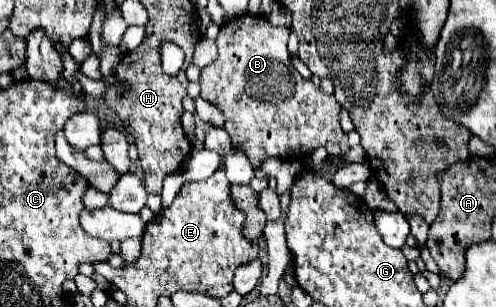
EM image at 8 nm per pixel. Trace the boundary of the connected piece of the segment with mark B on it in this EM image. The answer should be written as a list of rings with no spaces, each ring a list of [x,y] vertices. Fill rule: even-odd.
[[[237,16],[221,26],[217,36],[219,58],[201,70],[201,98],[209,100],[223,112],[225,130],[233,144],[245,150],[253,168],[259,168],[259,164],[267,158],[295,158],[299,154],[309,154],[327,142],[341,142],[343,138],[343,130],[339,126],[341,104],[335,96],[325,94],[319,86],[307,82],[295,68],[291,68],[287,38],[289,28],[273,26],[263,16]]]

